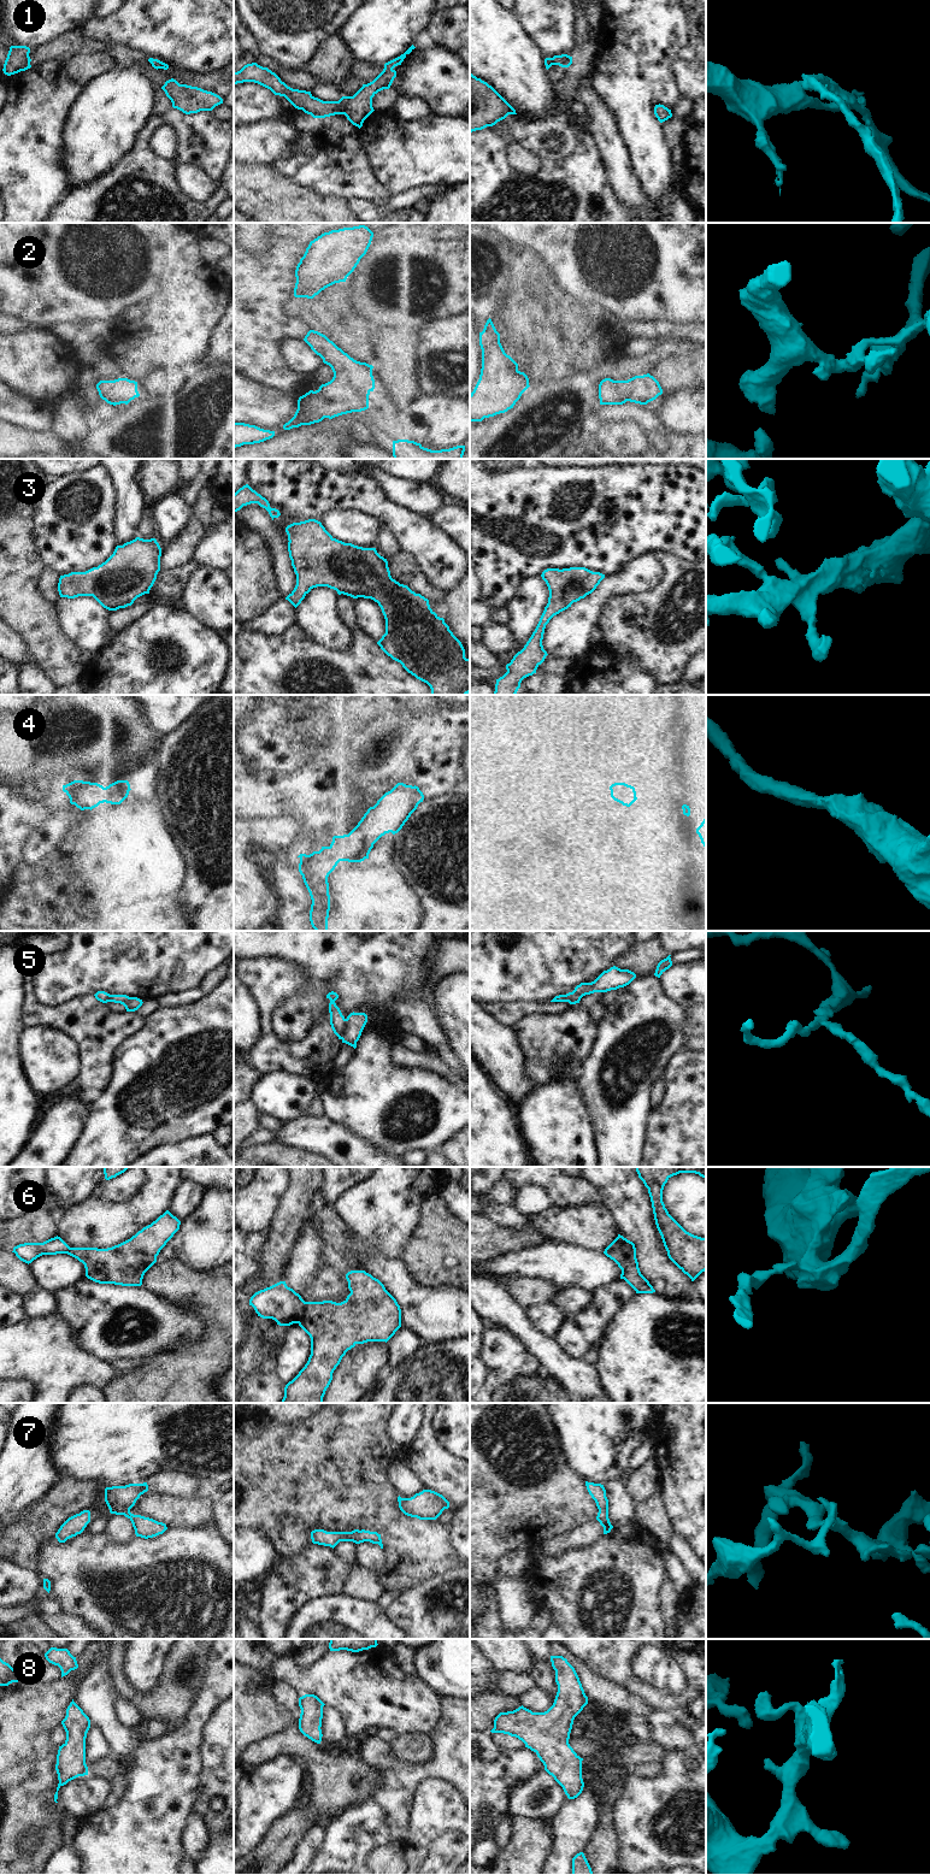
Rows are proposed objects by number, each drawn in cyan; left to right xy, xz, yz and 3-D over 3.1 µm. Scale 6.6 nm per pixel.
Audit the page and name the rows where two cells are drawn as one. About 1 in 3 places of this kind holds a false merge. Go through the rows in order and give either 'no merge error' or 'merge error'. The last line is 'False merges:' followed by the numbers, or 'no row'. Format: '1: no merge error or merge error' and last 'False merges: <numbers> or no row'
1: no merge error
2: no merge error
3: no merge error
4: no merge error
5: merge error
6: merge error
7: no merge error
8: no merge error
False merges: 5, 6

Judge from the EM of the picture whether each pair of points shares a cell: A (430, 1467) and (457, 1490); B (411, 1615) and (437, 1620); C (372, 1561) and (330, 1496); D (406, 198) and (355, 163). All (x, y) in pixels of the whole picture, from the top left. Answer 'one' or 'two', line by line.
A: one
B: one
C: two
D: two

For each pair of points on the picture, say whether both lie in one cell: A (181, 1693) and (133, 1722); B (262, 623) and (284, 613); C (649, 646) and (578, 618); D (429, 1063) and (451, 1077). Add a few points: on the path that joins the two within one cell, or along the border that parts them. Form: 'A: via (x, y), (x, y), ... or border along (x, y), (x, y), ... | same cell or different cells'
A: border along (122, 1697), (137, 1710), (145, 1722) | different cells
B: via (268, 623), (278, 618) | same cell
C: border along (608, 597), (604, 603), (598, 624) | different cells
D: via (434, 1065), (446, 1073) | same cell

